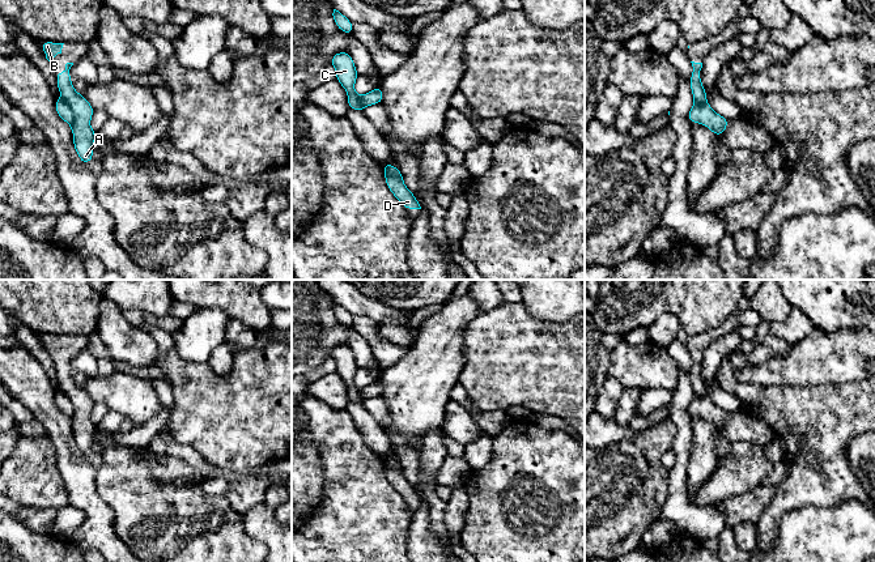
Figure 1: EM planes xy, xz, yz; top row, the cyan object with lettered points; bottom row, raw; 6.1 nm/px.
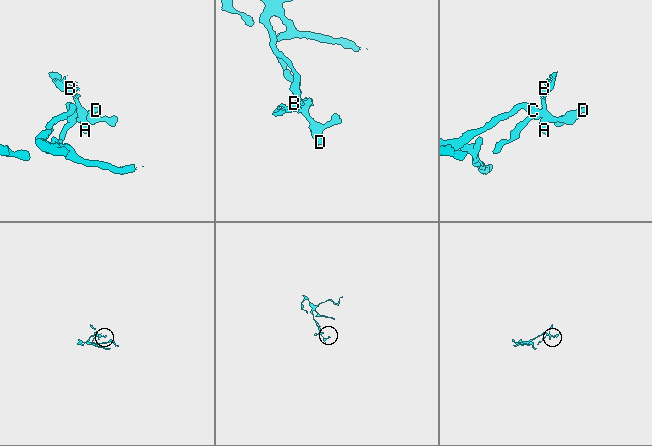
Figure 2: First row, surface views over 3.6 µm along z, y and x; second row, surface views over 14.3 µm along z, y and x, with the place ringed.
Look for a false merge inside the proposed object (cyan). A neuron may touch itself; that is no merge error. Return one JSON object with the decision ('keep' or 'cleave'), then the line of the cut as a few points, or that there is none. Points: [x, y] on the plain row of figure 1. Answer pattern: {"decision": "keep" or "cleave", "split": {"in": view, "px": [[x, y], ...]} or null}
{"decision": "cleave", "split": {"in": "xy", "px": [[62, 391], [72, 405], [72, 416]]}}

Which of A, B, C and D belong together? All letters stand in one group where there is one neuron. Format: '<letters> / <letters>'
A B / C D

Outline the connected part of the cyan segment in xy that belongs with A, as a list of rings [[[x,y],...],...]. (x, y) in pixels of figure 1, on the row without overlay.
[[[73,355],[65,357],[65,363],[56,366],[58,382],[73,405],[73,416],[71,418],[73,426],[73,438],[78,451],[84,457],[93,452],[94,433],[97,426],[90,421],[90,412],[94,401],[86,391],[78,387],[71,375],[69,362]]]

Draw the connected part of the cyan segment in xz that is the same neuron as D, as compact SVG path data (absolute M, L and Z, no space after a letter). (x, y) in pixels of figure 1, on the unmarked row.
M385 455L385 473L392 488L403 497L405 502L421 502L415 488L405 480L399 461Z

